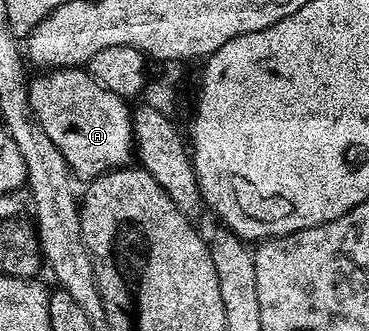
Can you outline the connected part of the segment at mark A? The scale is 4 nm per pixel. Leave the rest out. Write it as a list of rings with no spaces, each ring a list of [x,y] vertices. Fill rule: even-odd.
[[[81,67],[55,68],[43,71],[38,77],[29,81],[30,101],[32,110],[48,138],[64,154],[66,165],[70,167],[75,177],[83,176],[83,181],[89,182],[95,176],[103,176],[115,168],[124,168],[131,163],[135,155],[135,142],[133,122],[131,120],[132,108],[123,97],[112,94],[104,86],[100,86],[90,77],[89,71]]]

